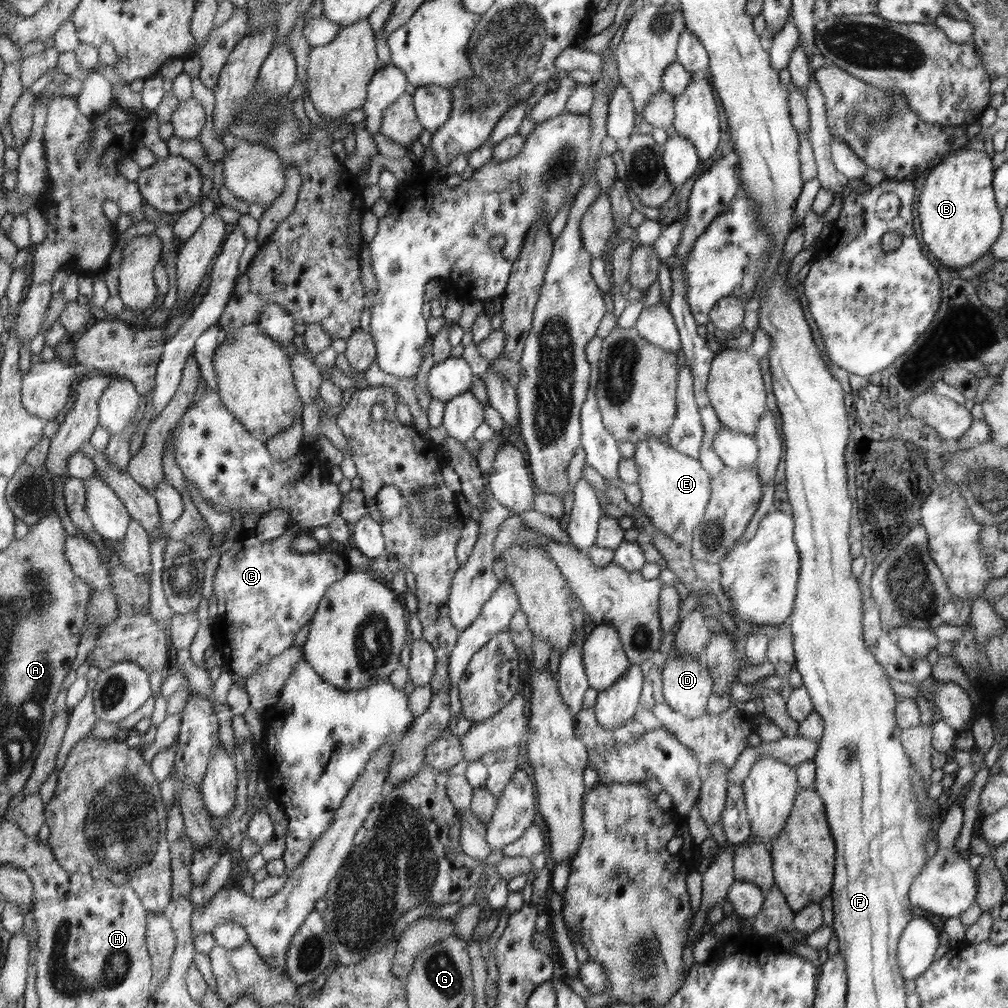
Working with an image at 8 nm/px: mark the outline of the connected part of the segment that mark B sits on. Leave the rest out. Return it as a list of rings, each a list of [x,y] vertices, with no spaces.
[[[979,145],[958,149],[930,171],[918,201],[918,218],[926,248],[934,257],[956,272],[970,267],[989,254],[1001,233],[1002,213],[995,201],[992,158]]]

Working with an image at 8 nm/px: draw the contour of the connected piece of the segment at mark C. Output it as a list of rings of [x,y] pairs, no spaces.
[[[290,528],[284,532],[280,538],[272,540],[272,542],[262,542],[262,540],[258,540],[258,538],[253,535],[253,530],[245,530],[238,538],[234,547],[220,553],[219,565],[216,567],[216,573],[213,579],[214,594],[218,601],[218,604],[216,604],[218,607],[218,615],[215,616],[214,626],[212,627],[214,647],[216,648],[220,663],[227,665],[227,668],[232,673],[238,674],[240,678],[251,676],[255,670],[261,668],[261,665],[269,664],[272,658],[284,653],[286,648],[290,648],[292,644],[294,644],[294,634],[296,634],[304,624],[308,624],[310,620],[313,620],[312,616],[314,616],[314,612],[318,610],[318,602],[322,601],[322,598],[325,597],[325,594],[335,582],[341,581],[345,577],[348,568],[350,568],[346,556],[342,556],[342,554],[334,554],[334,552],[304,552],[304,554],[300,554],[300,552],[290,550],[290,544],[294,542],[294,538],[296,538],[296,532]]]

